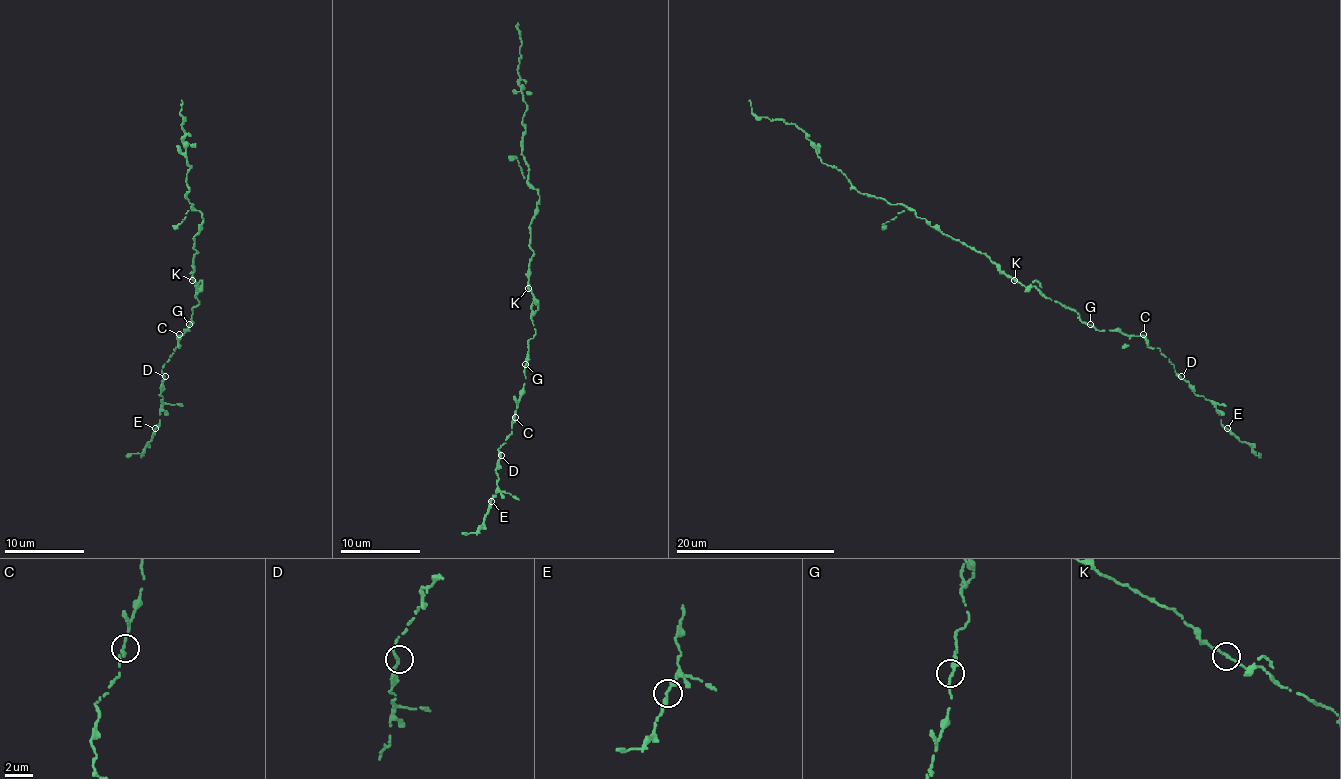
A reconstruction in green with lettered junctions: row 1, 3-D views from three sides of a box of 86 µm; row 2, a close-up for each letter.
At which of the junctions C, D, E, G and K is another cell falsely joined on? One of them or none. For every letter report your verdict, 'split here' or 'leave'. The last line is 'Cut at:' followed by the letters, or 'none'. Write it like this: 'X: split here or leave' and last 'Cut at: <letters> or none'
C: leave
D: leave
E: leave
G: leave
K: leave
Cut at: none

